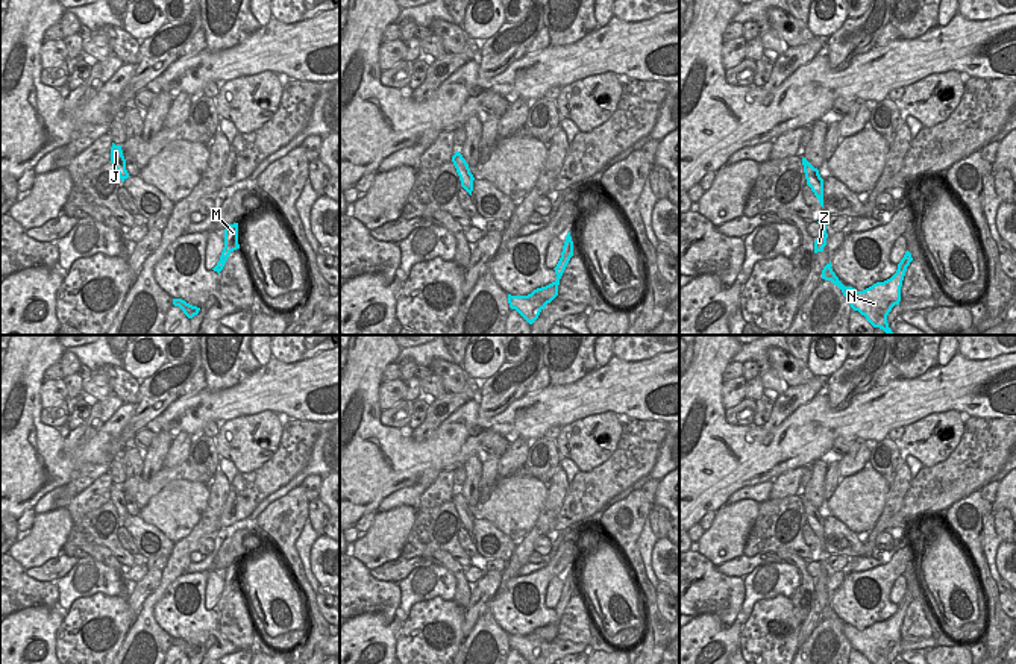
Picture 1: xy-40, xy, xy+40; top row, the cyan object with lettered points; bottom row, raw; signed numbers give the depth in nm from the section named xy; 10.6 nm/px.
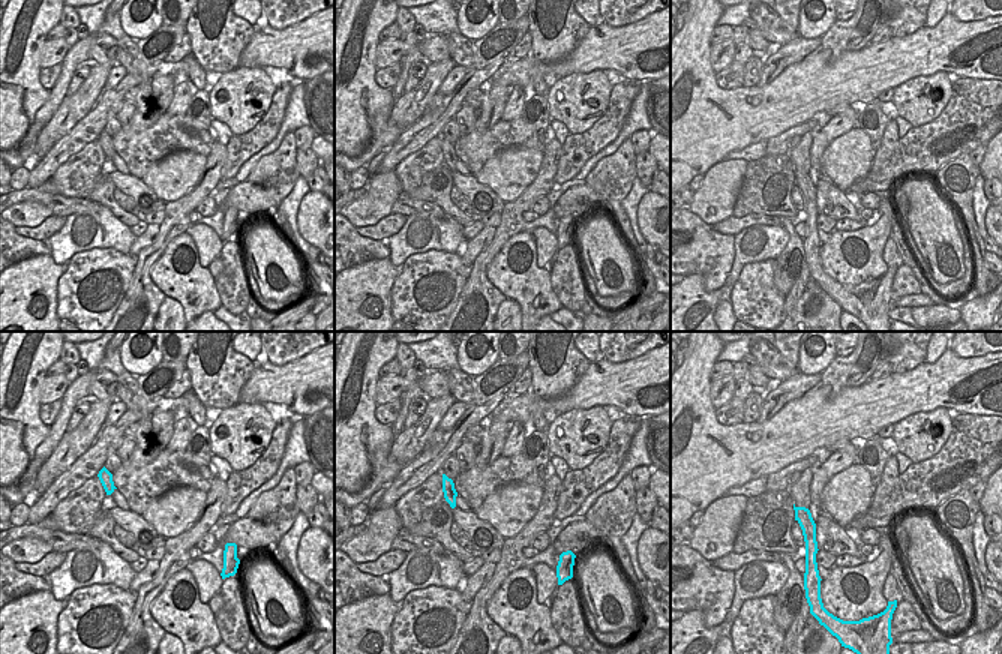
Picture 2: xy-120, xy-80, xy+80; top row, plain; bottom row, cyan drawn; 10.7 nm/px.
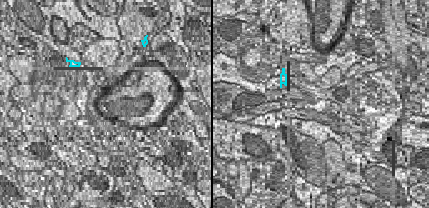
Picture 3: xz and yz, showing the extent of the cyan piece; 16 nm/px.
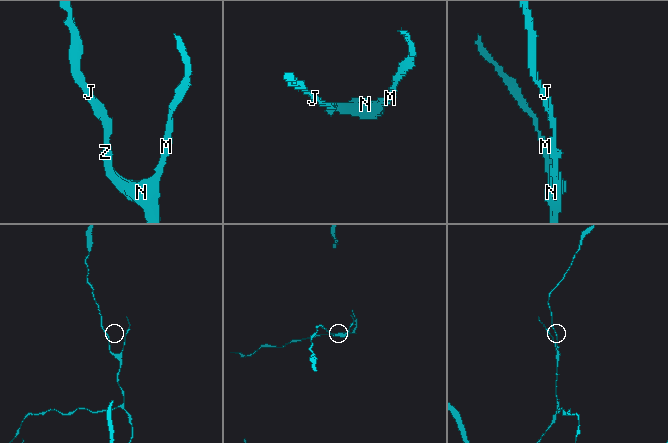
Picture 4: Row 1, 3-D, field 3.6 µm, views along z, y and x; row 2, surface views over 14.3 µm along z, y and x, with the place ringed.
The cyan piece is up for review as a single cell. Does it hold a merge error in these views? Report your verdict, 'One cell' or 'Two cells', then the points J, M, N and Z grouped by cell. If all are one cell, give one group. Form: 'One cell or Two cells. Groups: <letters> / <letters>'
One cell. Groups: J M N Z

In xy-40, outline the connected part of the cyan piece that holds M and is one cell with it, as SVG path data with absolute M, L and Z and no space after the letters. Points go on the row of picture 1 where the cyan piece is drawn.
M234 223L234 224L229 224L224 229L224 247L223 247L220 261L217 262L217 265L212 270L220 274L220 271L223 270L229 255L237 249L240 249L240 244L238 244L238 223Z

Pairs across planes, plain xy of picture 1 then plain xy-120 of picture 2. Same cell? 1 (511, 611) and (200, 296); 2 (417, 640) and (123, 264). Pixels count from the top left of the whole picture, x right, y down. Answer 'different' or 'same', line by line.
1: same
2: same

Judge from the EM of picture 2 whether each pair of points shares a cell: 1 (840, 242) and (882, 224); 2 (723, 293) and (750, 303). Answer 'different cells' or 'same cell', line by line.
1: same cell
2: different cells

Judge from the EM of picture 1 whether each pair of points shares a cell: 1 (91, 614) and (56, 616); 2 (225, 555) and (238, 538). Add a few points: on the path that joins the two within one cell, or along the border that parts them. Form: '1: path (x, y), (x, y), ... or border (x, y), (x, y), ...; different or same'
1: border (65, 613), (56, 632), (55, 648); different
2: path (229, 551), (237, 543); same

